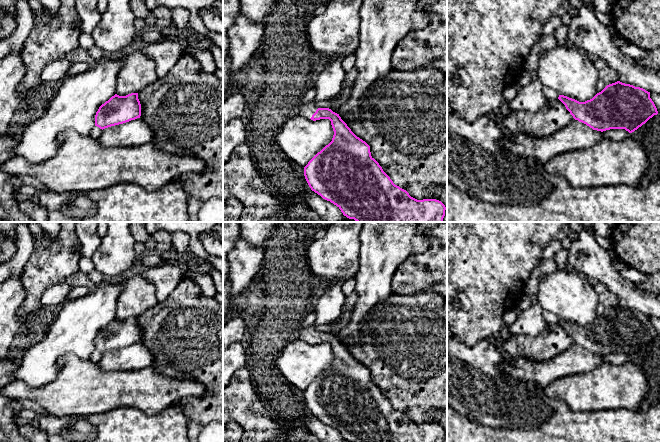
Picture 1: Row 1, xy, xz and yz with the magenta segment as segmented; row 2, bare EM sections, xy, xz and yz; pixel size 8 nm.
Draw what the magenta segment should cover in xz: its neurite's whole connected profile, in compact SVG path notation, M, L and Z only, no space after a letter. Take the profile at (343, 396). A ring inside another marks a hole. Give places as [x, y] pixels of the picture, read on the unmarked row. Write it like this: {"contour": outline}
{"contour": "M314 326L302 327L299 339L313 345L329 343L334 355L332 365L304 391L312 415L336 429L347 442L444 442L445 429L436 423L417 424L395 409L371 380L370 370L357 361L339 338L318 332Z"}

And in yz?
{"contour": "M620 305L607 309L585 326L564 319L558 323L575 344L601 356L625 353L632 357L658 338L650 316Z"}

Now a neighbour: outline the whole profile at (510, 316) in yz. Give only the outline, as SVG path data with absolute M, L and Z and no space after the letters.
M517 307L507 310L503 316L504 324L509 327L517 320L518 315L519 309Z

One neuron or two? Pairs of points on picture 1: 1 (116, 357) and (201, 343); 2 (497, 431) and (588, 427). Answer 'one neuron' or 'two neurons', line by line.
1: two neurons
2: one neuron

